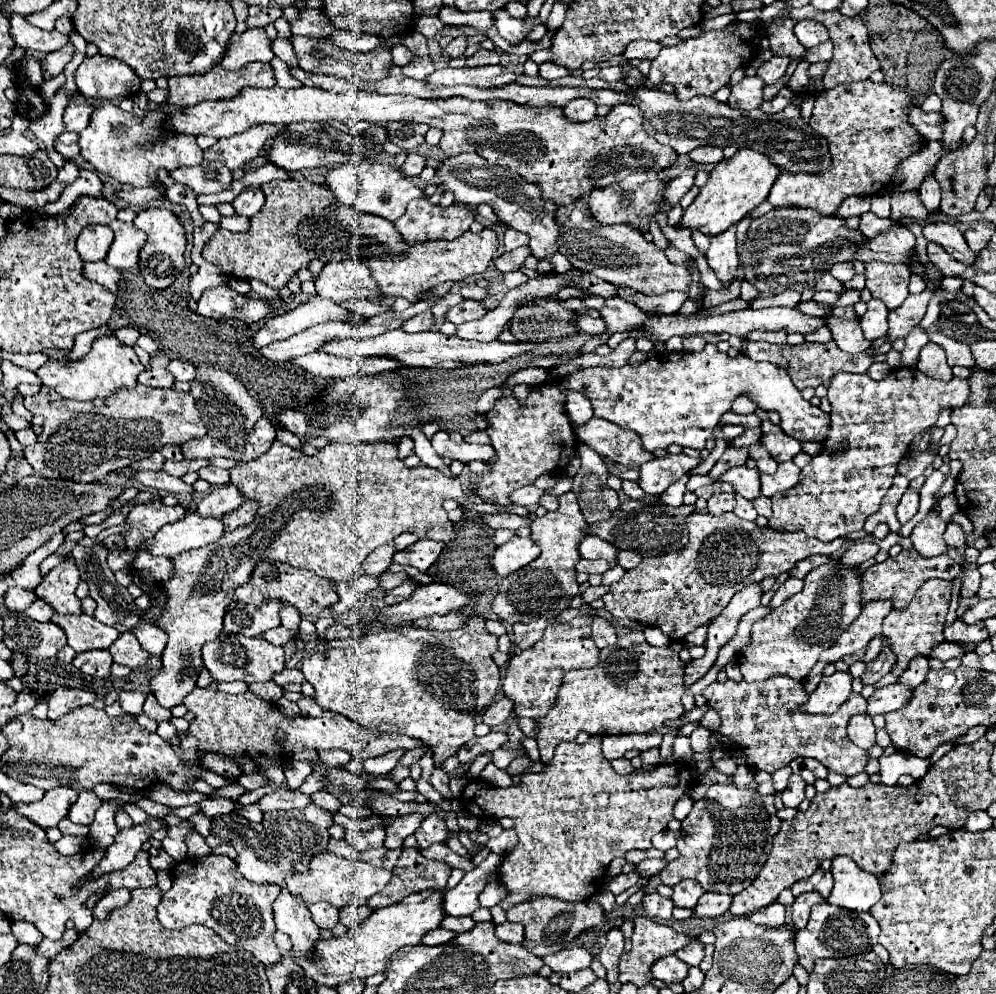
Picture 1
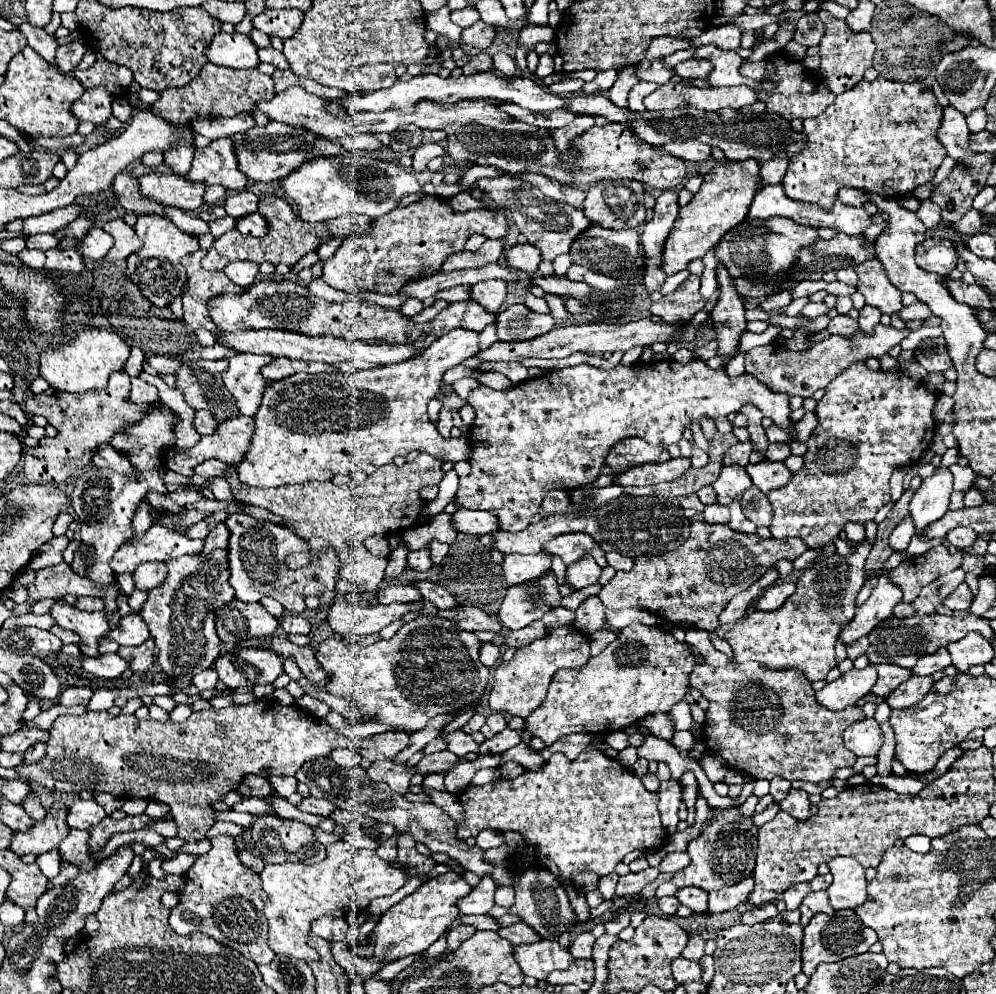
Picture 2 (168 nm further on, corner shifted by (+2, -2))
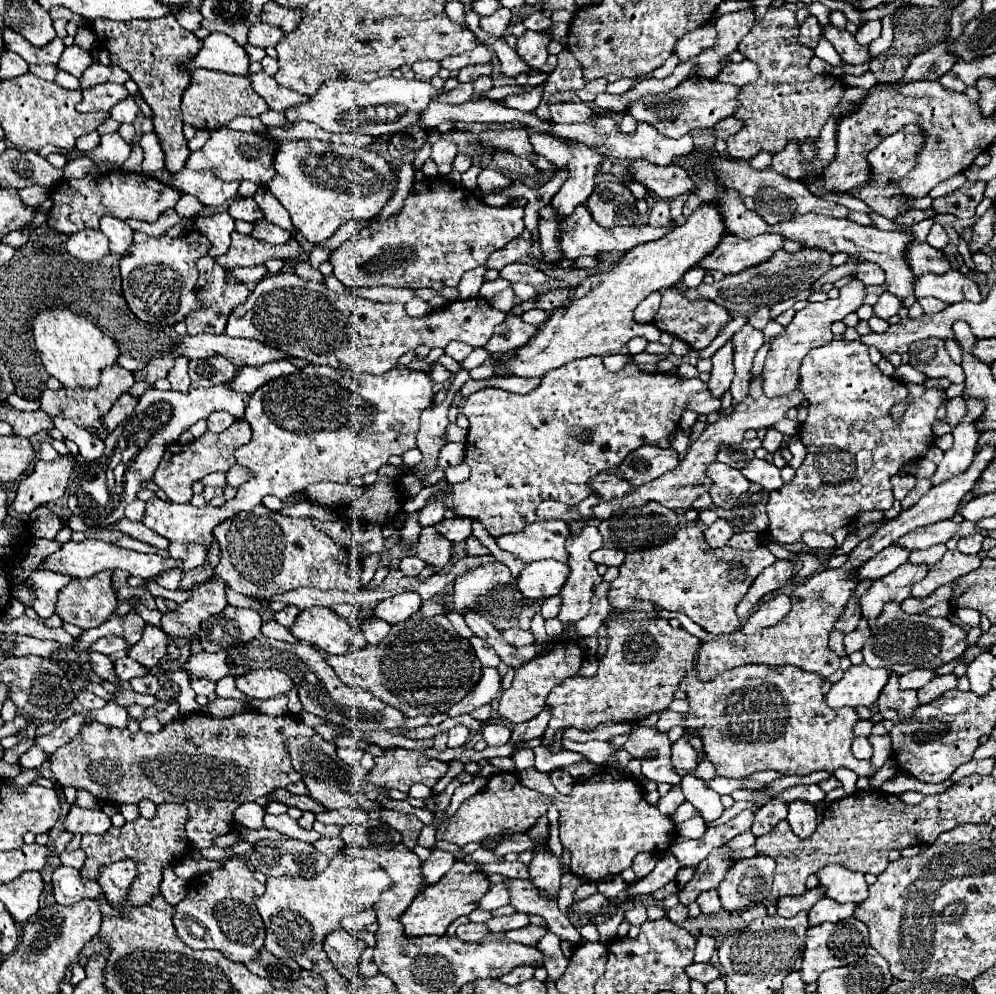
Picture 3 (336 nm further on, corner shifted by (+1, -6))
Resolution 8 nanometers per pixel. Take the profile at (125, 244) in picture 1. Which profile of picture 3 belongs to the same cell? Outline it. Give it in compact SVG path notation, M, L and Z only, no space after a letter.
M112 216L100 218L100 230L110 240L110 252L124 256L132 246L132 228L130 226L112 226Z

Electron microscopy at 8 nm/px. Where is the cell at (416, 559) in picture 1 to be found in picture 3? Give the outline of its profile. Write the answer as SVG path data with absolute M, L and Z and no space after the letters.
M408 556L408 558L402 558L402 560L400 560L398 570L400 570L404 576L418 576L424 566L426 566L424 560L420 560L420 558L416 558L416 556Z

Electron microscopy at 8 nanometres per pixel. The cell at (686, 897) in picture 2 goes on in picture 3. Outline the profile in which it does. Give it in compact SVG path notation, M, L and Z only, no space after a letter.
M708 890L706 894L700 894L696 902L698 902L698 906L700 906L700 910L704 914L714 914L714 912L720 912L722 910L718 890Z

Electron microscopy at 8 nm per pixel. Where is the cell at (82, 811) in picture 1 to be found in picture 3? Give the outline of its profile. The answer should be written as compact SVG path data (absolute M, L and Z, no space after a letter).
M70 806L70 812L64 818L64 830L72 834L104 834L110 826L112 822L102 810Z

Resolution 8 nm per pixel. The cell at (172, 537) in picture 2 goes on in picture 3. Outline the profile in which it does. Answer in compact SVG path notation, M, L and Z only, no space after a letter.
M88 538L84 542L70 540L66 544L62 544L60 550L46 556L40 564L40 568L46 568L46 570L58 572L58 574L66 574L72 578L88 578L88 576L94 576L102 570L126 570L126 572L130 572L130 576L140 576L146 580L152 580L160 572L166 572L174 566L178 566L178 562L174 562L174 558L162 558L158 554L138 554L138 552L120 548L120 546L104 542L104 540L94 540L94 538Z

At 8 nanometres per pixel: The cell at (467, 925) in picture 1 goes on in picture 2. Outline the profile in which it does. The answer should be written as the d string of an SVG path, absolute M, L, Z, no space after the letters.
M459 916L459 920L461 924L469 924L475 930L499 930L501 928L497 920L491 916Z

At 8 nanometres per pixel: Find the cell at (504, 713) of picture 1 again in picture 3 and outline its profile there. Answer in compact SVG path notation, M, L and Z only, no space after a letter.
M486 726L482 730L482 738L488 746L502 746L510 740L510 730L506 726Z

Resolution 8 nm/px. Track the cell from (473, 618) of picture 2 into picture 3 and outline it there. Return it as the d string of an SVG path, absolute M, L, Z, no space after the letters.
M510 628L510 630L504 630L502 632L502 638L506 642L510 642L512 646L520 648L520 646L528 646L528 644L534 644L534 636L532 632L526 632L526 630L516 630L516 628Z

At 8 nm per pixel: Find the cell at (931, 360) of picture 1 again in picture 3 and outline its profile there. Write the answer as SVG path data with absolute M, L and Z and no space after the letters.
M938 338L918 340L910 344L910 366L922 372L926 378L942 378L946 376L952 384L964 382L964 370L962 366L954 364L948 356L944 342Z

